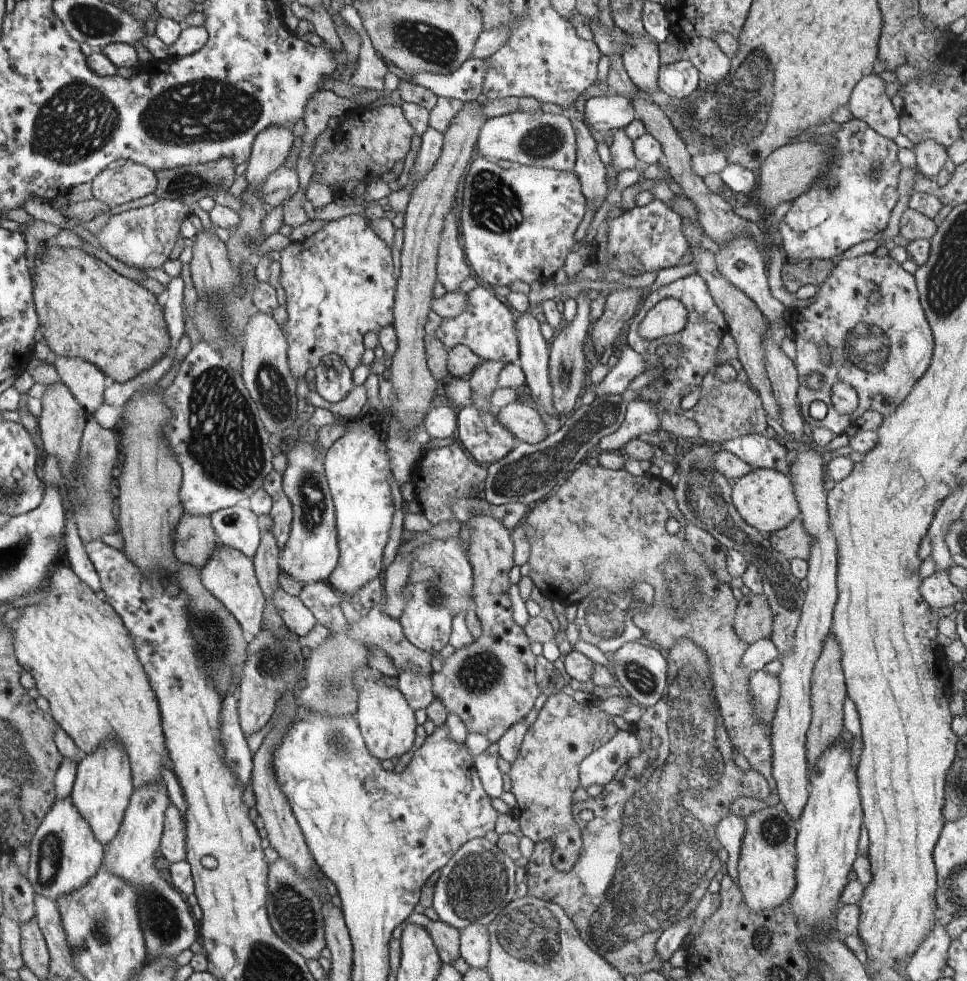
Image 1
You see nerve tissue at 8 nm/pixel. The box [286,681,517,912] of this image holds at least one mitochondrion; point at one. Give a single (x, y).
(338, 744)

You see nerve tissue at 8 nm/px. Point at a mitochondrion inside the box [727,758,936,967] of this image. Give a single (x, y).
(774, 829)

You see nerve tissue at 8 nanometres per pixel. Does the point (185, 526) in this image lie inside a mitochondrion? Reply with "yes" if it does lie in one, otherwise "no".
no

